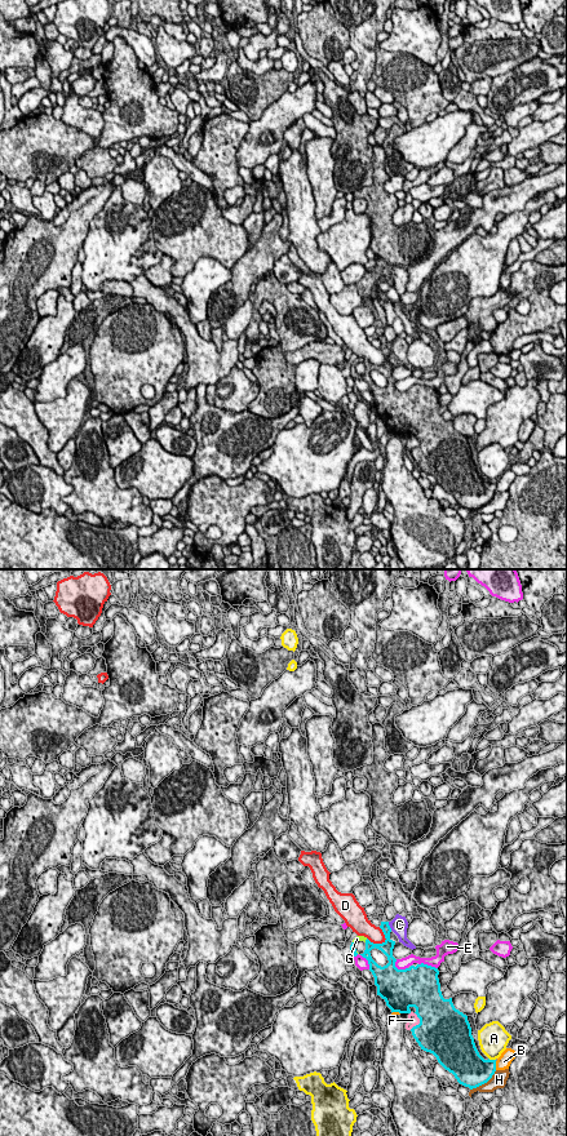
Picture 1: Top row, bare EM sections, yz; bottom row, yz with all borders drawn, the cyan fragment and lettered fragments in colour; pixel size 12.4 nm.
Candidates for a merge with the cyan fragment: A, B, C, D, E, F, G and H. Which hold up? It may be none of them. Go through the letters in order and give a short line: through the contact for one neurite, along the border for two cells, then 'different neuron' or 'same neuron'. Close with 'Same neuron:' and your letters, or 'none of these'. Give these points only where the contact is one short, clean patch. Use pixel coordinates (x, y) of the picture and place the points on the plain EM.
A: different neuron
B: different neuron
C: different neuron
D: different neuron
E: different neuron
F: different neuron
G: same neuron
H: different neuron
Same neuron: G

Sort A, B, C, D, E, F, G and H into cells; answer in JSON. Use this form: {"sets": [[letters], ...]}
{"sets": [["A"], ["B"], ["C"], ["D"], ["E"], ["F"], ["G"], ["H"]]}

